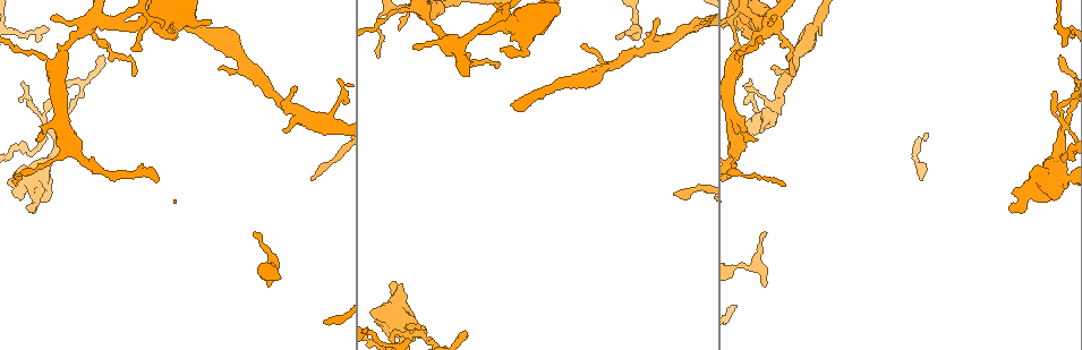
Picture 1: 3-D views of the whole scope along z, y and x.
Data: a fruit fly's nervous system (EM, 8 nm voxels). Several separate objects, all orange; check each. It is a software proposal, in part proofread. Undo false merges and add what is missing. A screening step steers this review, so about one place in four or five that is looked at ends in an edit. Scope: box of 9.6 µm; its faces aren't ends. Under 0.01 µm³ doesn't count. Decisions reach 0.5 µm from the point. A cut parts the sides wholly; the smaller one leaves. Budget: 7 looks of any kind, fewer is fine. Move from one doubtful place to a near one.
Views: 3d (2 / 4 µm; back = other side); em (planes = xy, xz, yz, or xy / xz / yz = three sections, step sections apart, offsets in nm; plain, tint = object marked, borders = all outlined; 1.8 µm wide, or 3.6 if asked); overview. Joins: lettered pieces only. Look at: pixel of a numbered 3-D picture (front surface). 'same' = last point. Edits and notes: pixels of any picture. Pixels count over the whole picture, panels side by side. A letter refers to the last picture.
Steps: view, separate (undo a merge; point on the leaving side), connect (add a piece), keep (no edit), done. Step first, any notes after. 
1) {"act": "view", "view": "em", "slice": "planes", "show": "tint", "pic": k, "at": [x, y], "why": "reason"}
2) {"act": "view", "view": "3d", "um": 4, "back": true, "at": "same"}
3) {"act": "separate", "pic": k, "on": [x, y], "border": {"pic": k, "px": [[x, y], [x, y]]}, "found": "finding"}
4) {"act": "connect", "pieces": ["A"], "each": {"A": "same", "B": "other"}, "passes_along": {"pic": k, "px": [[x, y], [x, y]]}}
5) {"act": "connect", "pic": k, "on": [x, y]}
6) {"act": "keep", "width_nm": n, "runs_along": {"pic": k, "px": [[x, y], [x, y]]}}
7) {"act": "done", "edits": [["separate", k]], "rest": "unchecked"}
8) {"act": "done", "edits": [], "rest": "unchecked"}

{"act": "view", "view": "em", "slice": "yz", "step": 16, "show": "tint", "pic": 1, "at": [163, 17], "why": "four or more arms meet"}

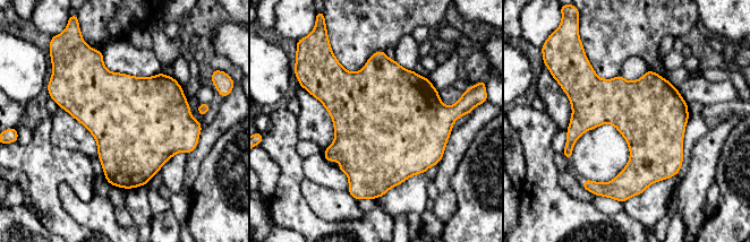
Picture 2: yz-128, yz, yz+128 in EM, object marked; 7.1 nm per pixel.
{"act": "view", "view": "em", "slice": "planes", "show": "tint", "at": "same"}

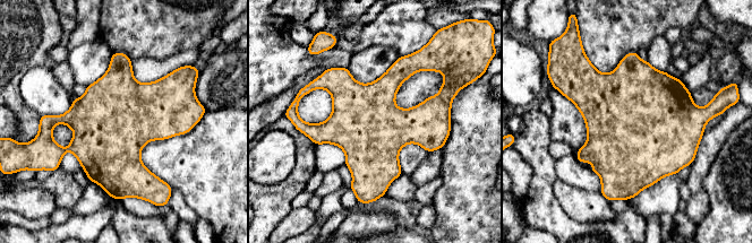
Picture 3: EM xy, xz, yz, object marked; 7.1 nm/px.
{"act": "view", "view": "em", "slice": "planes", "show": "borders", "at": "same"}

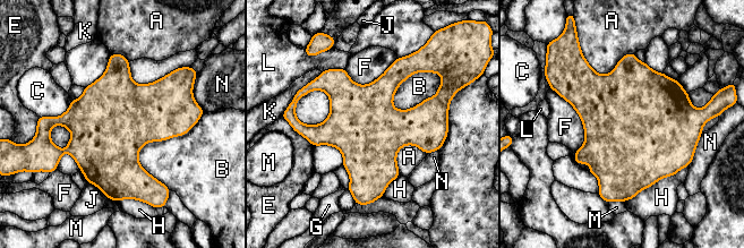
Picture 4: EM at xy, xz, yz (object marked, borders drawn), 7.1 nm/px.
{"act": "keep", "width_nm": 500, "each": {"A": "other", "B": "other", "C": "other", "E": "other", "F": "other", "G": "other", "H": "other", "J": "other", "K": "other", "L": "other", "M": "other", "N": "other"}, "border": {"pic": 4, "px": [[441, 84], [408, 109], [392, 105]]}, "found": "continuous, no second cell"}

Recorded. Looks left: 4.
{"act": "view", "view": "3d", "um": 4, "pic": 1, "at": [775, 25], "why": "looks like a crossing"}

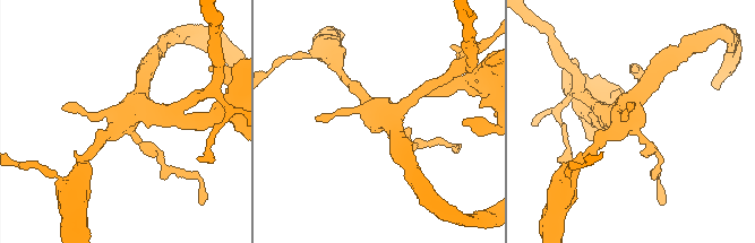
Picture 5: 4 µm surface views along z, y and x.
{"act": "view", "view": "em", "slice": "xz", "step": 16, "show": "borders", "pic": 5, "at": [623, 123], "why": "shape alone is not enough"}

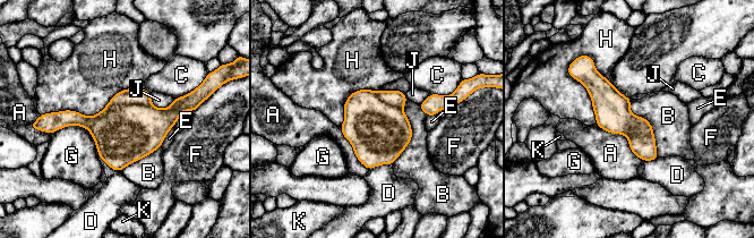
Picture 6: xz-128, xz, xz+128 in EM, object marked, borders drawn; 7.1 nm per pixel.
{"act": "separate", "pic": 6, "on": [133, 95], "width_nm": 200, "each": {"A": "other", "B": "other", "C": "other", "D": "other", "E": "other", "F": "other", "G": "other", "H": "other", "J": "other", "K": "other"}, "part_leaving": {"pic": 6, "px": [[147, 94], [123, 96], [92, 119], [58, 124]]}, "found": "a second cell is stuck on"}

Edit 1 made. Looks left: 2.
{"act": "view", "view": "em", "slice": "xz", "step": 4, "show": "tint", "pic": 1, "at": [1013, 209], "why": "branch stops here"}

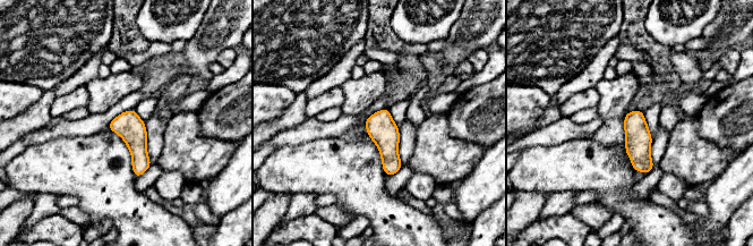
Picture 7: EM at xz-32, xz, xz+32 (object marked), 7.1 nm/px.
{"act": "view", "view": "em", "slice": "planes", "show": "borders", "at": "same"}

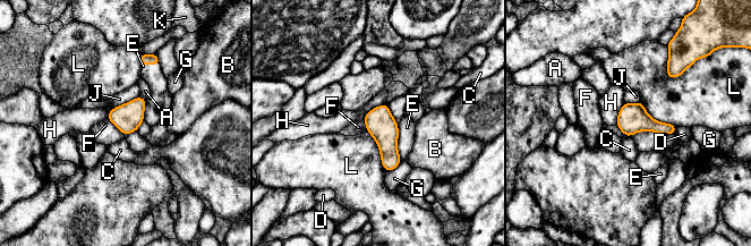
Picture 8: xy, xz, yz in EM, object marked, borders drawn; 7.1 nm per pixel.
{"act": "connect", "pieces": ["E"], "each": {"A": "other", "B": "other", "C": "other", "D": "other", "E": "same", "F": "other", "G": "other", "H": "other", "J": "other", "K": "other", "L": "other"}, "found": "the cell continues"}

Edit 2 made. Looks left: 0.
{"act": "done", "edits": [["separate", 6], ["connect", 8]], "rest": "unchecked"}

